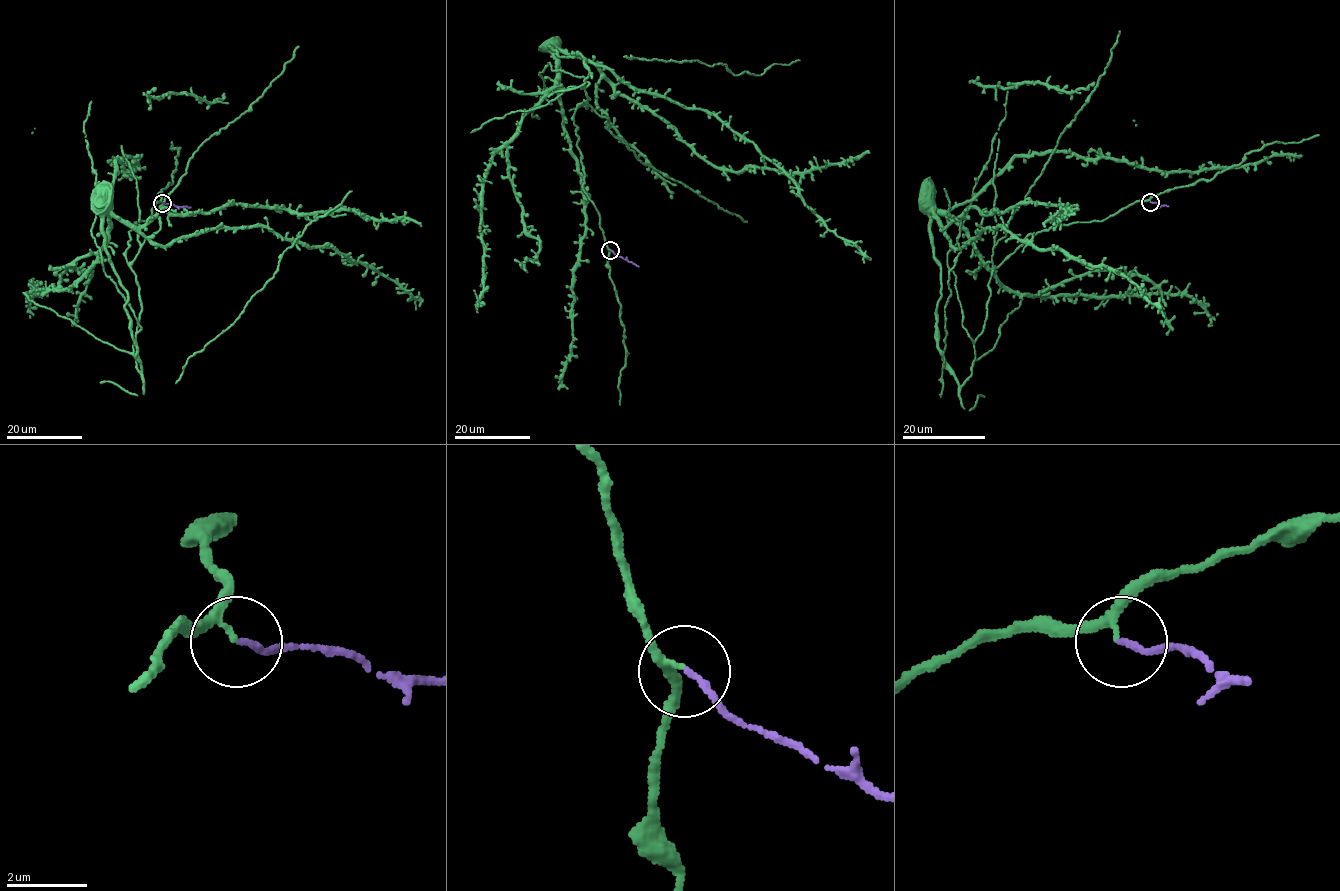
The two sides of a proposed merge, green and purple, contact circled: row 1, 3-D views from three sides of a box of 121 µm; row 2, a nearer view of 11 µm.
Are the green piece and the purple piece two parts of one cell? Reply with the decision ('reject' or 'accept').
accept

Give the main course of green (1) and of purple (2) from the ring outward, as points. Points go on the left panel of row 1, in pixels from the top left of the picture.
1: (163, 203), (135, 222), (125, 251), (140, 373), (106, 213), (163, 246), (267, 226), (371, 265), (416, 309)
2: (163, 203), (190, 208)

